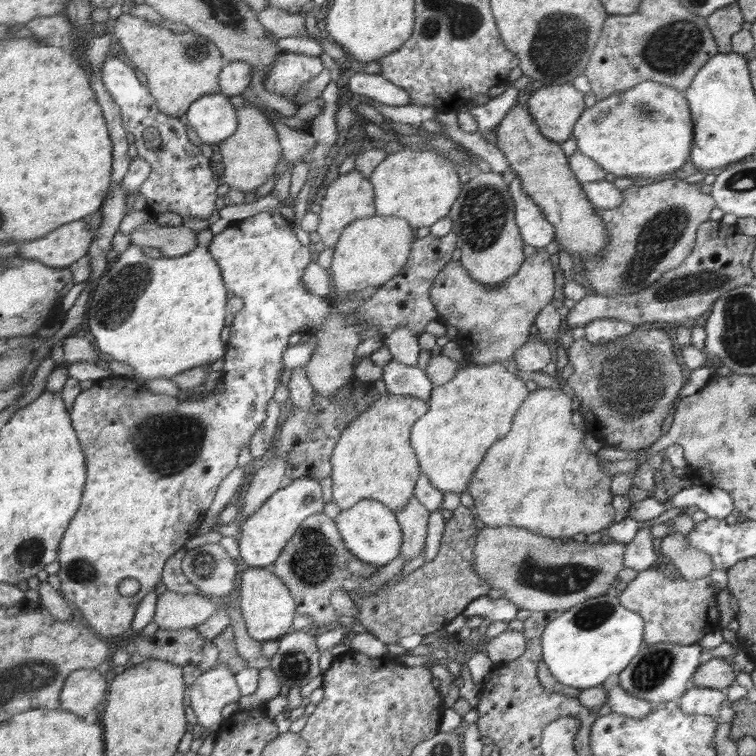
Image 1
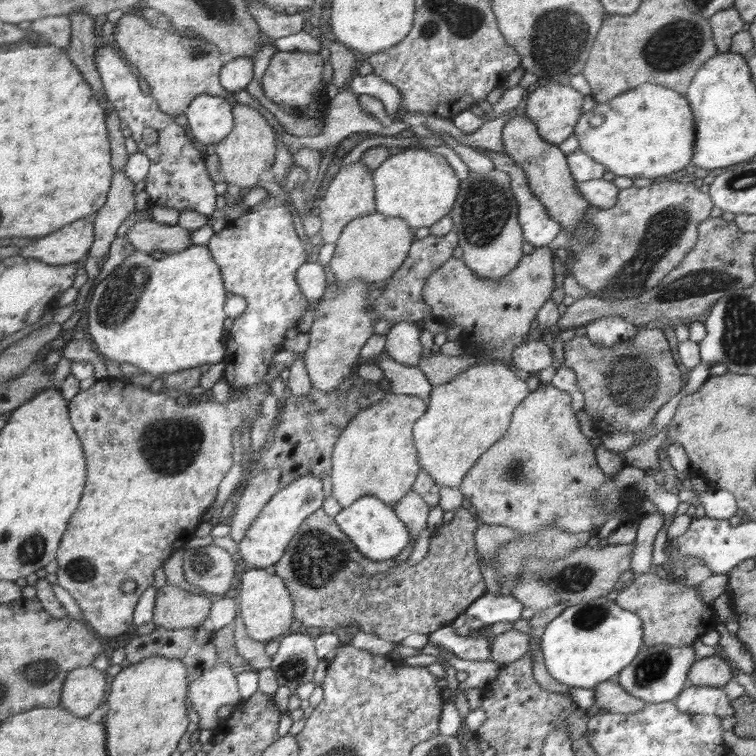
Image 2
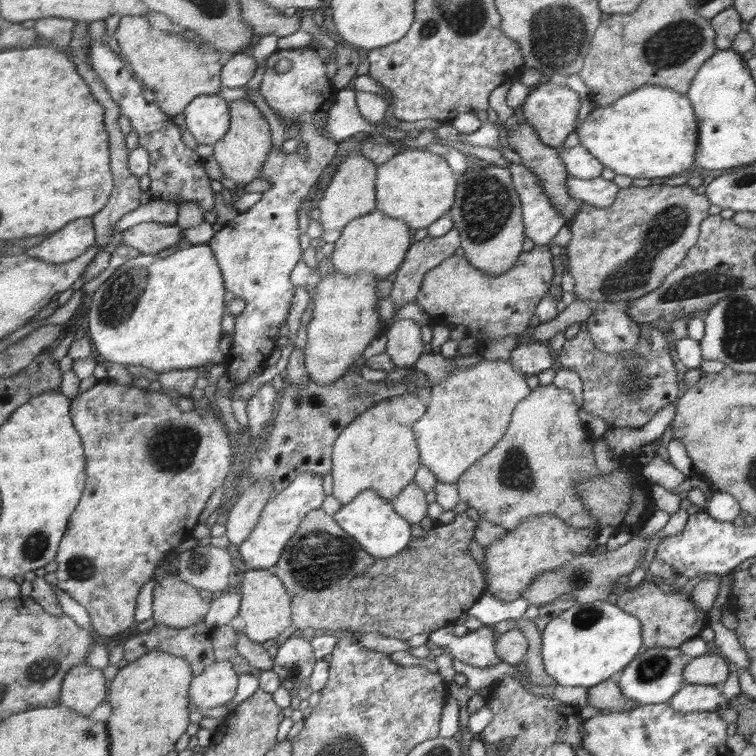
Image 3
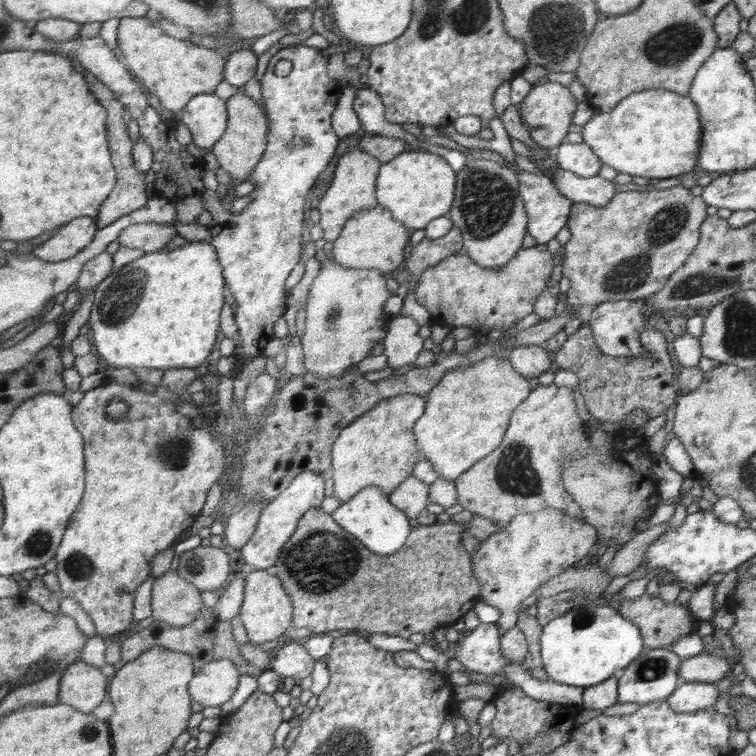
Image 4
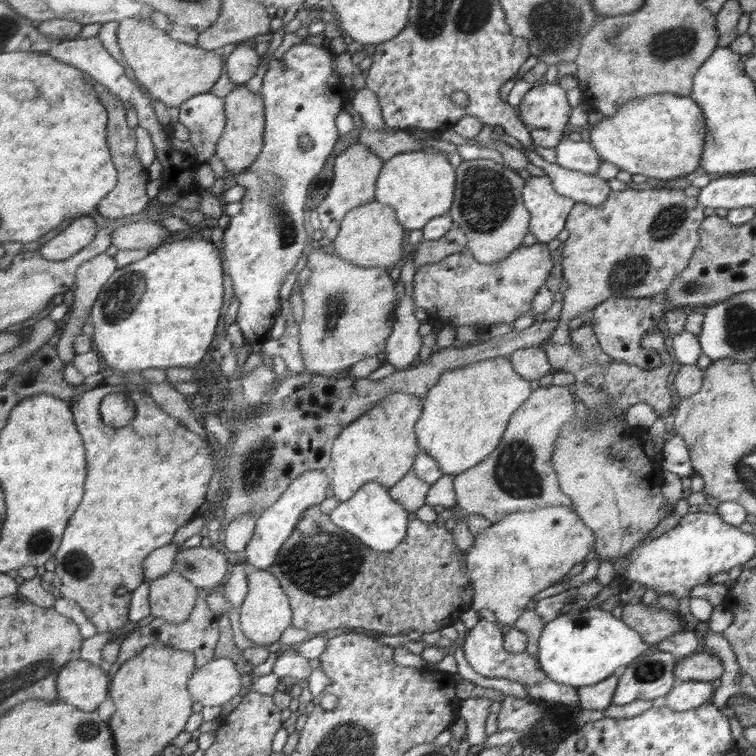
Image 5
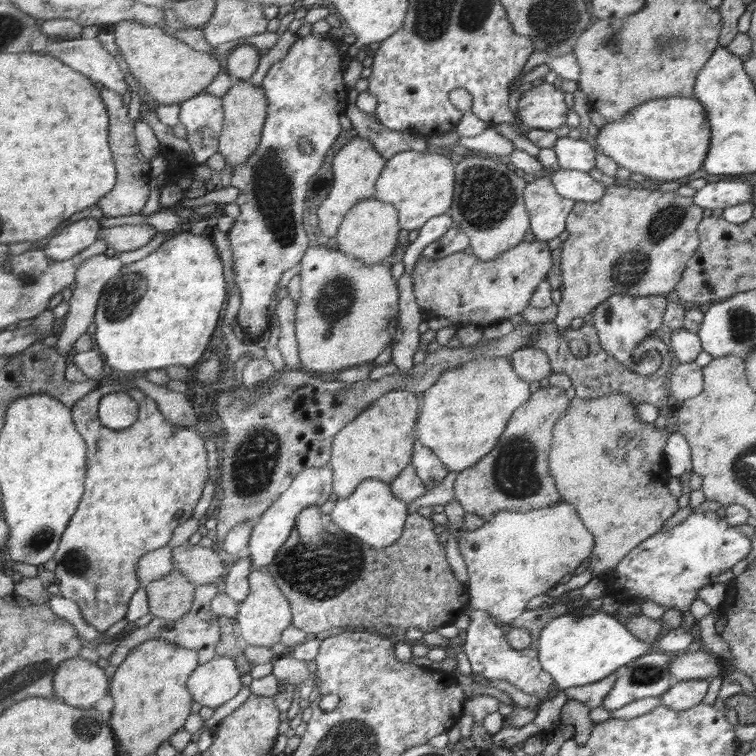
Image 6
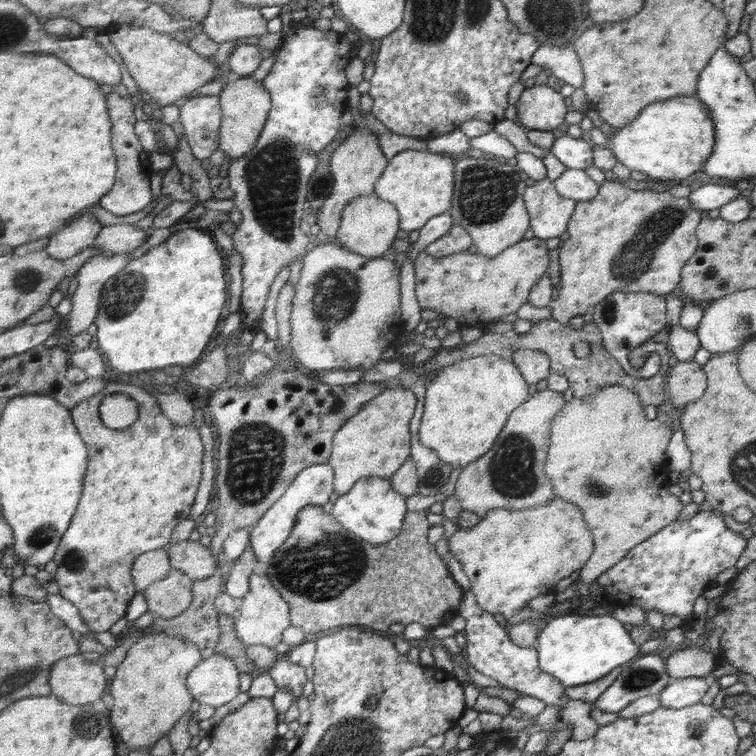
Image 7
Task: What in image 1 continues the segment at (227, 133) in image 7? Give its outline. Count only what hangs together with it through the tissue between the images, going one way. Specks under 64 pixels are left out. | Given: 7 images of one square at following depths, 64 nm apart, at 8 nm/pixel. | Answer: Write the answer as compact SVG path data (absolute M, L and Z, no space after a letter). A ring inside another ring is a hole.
M238 107L238 128L234 135L218 143L220 156L219 172L222 173L222 183L230 188L242 190L242 192L253 192L256 188L267 182L268 175L274 174L276 162L280 160L280 144L276 129L268 124L268 120L260 114L260 110L254 107Z

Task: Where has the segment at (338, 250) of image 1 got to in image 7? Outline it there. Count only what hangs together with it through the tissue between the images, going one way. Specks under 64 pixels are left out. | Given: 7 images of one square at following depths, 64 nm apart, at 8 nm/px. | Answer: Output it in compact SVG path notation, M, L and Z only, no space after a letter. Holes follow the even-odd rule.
M375 193L357 196L344 208L340 230L335 235L337 244L370 260L382 258L382 254L396 240L396 232L400 230L398 228L398 212L396 212L396 209L397 207L394 204L387 200L382 200Z

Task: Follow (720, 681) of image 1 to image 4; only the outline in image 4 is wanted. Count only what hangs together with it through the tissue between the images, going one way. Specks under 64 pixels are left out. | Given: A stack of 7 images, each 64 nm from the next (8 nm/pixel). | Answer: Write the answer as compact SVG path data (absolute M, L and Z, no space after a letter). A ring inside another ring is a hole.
M699 653L684 660L679 672L680 683L716 683L725 677L729 665L726 658Z

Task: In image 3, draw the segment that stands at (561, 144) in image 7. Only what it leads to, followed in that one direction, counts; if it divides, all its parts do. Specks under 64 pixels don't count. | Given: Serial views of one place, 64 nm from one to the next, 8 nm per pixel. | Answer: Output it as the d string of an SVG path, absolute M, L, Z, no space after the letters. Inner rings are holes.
M576 145L571 148L558 148L562 159L564 159L567 171L574 178L580 180L597 179L602 172L602 164L598 162L597 157L582 145Z

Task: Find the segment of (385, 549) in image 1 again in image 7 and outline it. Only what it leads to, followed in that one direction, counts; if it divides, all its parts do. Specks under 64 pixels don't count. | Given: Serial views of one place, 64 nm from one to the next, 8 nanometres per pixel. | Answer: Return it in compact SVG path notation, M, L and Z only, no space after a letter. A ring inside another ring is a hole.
M365 476L358 479L352 490L340 495L331 510L331 516L346 530L358 535L366 542L379 545L392 542L401 535L401 528L408 515L408 501L393 488L389 478Z

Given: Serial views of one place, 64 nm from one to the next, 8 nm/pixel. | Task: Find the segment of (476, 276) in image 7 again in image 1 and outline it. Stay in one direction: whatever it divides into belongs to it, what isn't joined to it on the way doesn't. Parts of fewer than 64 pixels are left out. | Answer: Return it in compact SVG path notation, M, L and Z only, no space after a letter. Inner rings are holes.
M545 248L526 257L518 272L498 287L492 288L475 281L460 261L454 261L446 264L430 288L430 297L442 322L458 329L458 344L459 338L469 338L468 344L462 344L462 348L464 352L472 353L470 358L466 356L464 360L476 365L502 363L510 372L518 369L515 352L530 341L530 328L536 324L536 316L542 308L550 304L552 296L554 270L550 264L550 254Z

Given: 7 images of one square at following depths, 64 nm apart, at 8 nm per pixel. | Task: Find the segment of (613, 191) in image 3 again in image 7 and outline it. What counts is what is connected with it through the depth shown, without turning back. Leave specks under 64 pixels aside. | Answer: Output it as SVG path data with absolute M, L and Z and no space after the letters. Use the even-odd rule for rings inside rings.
M567 169L554 180L553 184L563 197L572 200L587 201L598 196L601 186L591 180L586 171L580 169Z

